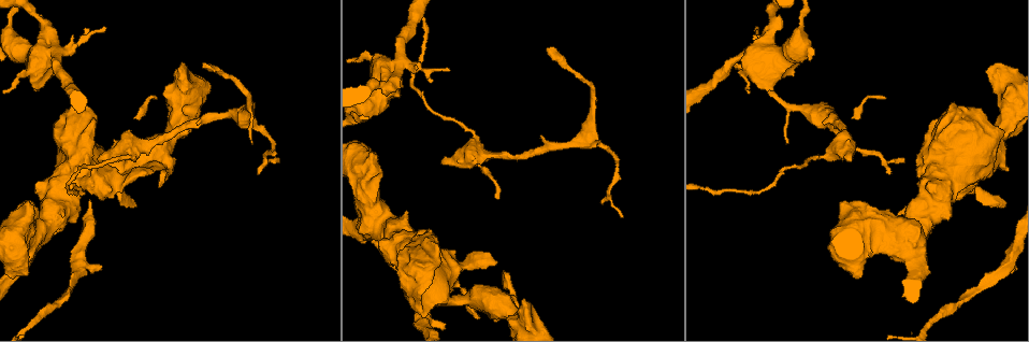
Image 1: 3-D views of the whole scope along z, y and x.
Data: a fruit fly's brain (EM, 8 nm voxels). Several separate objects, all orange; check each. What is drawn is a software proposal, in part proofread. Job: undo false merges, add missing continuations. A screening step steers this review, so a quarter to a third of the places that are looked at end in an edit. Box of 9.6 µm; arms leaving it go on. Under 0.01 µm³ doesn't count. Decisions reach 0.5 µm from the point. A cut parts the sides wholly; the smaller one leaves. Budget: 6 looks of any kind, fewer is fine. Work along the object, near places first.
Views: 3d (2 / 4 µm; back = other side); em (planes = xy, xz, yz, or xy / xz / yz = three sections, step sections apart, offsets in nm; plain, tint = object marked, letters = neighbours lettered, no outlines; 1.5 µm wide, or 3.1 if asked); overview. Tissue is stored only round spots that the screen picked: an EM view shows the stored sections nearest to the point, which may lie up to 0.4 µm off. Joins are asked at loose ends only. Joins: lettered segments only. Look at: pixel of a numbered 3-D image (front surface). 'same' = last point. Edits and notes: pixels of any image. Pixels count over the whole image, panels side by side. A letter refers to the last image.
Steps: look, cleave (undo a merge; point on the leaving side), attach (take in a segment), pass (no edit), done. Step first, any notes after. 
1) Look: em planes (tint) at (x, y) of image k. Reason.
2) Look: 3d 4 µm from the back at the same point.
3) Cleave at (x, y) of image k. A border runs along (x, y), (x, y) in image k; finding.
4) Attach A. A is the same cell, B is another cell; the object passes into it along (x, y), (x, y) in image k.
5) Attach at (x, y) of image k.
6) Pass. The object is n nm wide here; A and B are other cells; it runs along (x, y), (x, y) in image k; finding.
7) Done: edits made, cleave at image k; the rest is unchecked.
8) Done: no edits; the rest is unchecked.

Look: em planes (letters) at (278, 162) of image 1. Tapers out.

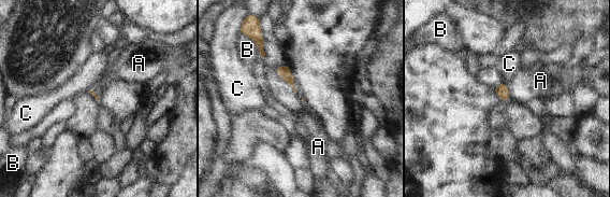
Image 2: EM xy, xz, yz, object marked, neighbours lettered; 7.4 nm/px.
Pass. A, B and C are other cells; a border runs along (507, 85), (509, 97) in image 2; none of them fits.

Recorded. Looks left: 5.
Look: 3d 2 µm at (29, 203) of image 1. Thick end.

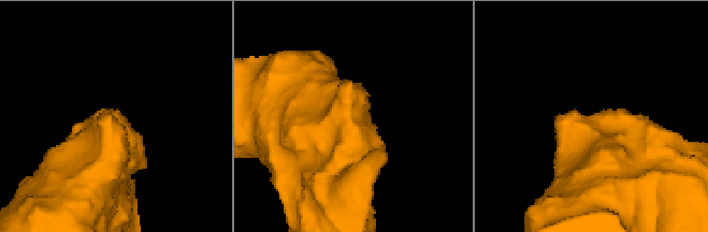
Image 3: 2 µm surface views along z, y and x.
Look: em xz step 8 (letters) at (345, 83) of image 3.

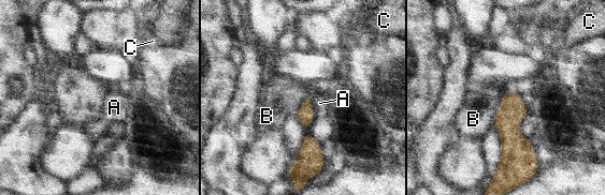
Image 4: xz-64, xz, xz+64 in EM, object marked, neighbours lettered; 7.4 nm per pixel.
Pass. The longest contact is with B, 180 nm; A, B and C are other cells; a border runs along (502, 98), (500, 109), (493, 119) in image 4; none of them fits.

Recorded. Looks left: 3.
Look: 3d 2 µm at (423, 68) of image 1. Calibre changes.

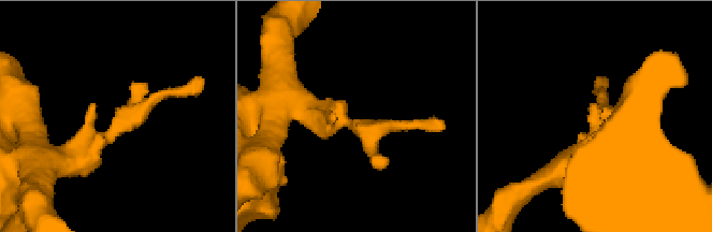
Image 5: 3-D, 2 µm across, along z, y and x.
Look: em xy step 4 (tint) at (348, 123) of image 5. Now the EM.

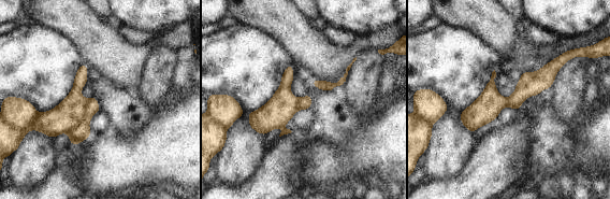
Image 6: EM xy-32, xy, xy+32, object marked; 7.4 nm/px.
Look: em planes (letters) at the same point. Cut it another way.

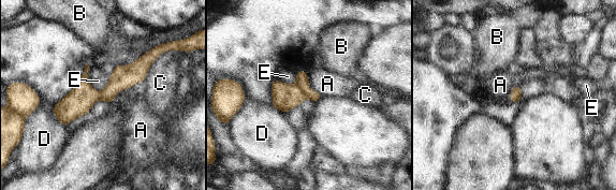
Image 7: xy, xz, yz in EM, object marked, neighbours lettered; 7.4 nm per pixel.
Cleave at (302, 83) of image 7. The object is 90 nm wide here; A, B, C, D and E are other cells; a border runs along (295, 85), (307, 98) in image 7; two cells meet here.

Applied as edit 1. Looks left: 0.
Done: edits made, cleave at image 7; the rest is unchecked.

